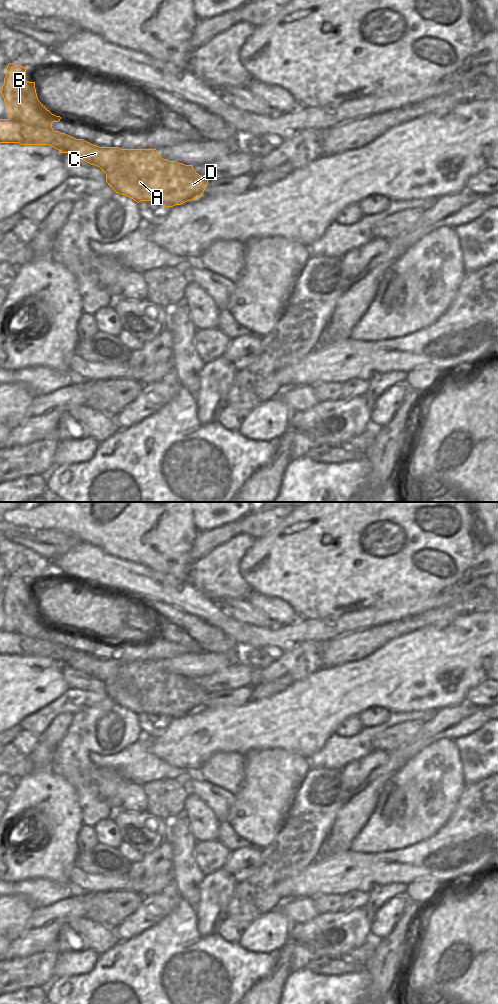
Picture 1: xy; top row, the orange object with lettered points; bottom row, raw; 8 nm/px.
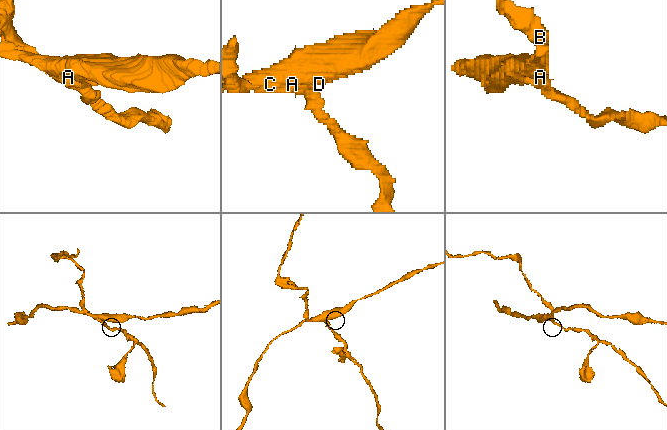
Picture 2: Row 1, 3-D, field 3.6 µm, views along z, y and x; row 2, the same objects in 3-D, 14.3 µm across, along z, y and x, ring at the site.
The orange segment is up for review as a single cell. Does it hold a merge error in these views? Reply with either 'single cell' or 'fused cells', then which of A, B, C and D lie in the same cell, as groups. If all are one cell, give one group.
fused cells; A C D / B

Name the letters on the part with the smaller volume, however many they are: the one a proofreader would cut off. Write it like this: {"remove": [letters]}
{"remove": ["B"]}

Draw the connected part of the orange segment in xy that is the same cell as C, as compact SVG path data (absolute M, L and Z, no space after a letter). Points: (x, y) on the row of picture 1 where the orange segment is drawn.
M0 119L0 143L49 145L62 153L70 152L73 157L99 167L106 174L106 182L116 193L137 203L151 201L167 208L181 205L201 197L208 184L208 180L199 175L193 165L163 159L156 149L99 147L65 133L33 127L15 119Z

